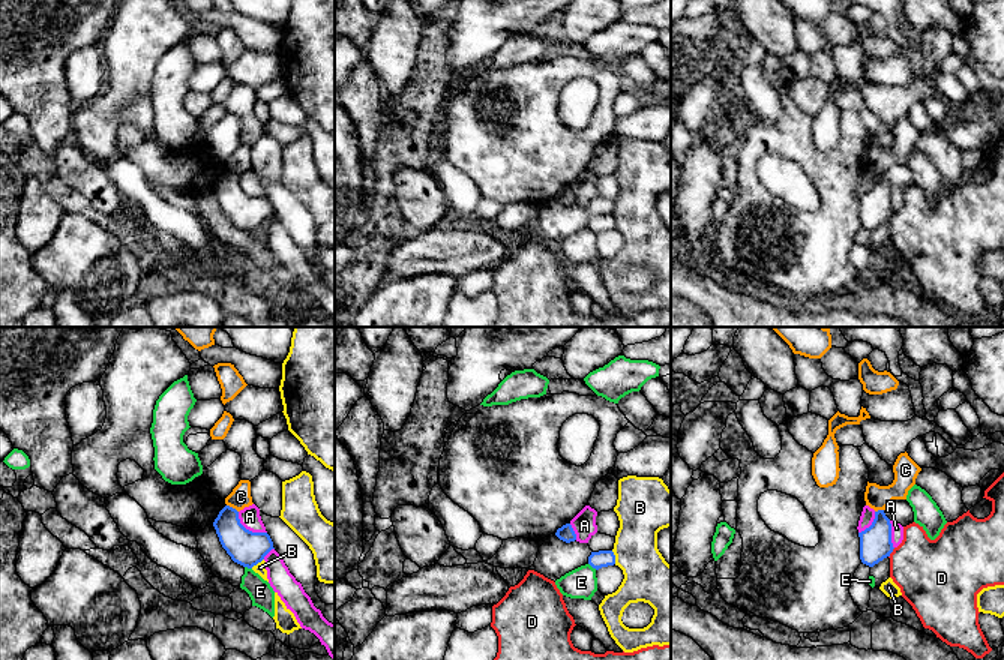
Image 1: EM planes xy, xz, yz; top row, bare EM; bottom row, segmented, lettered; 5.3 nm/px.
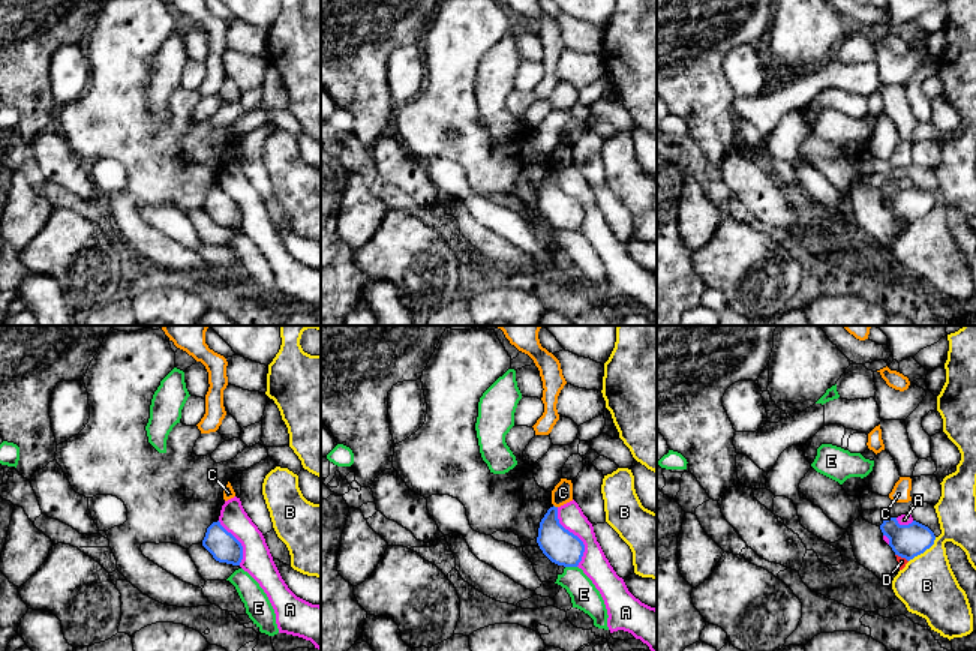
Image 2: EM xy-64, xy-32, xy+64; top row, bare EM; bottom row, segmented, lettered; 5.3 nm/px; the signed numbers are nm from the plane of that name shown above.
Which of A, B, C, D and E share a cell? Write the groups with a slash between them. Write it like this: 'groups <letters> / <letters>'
groups A / B / C / D / E

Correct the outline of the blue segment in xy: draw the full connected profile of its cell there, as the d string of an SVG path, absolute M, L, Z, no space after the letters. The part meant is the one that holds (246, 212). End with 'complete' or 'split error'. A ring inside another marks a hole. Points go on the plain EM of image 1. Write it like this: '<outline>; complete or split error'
M225 170L213 186L222 212L231 224L243 231L252 232L275 213L267 196L252 196L239 183L239 176Z; complete

